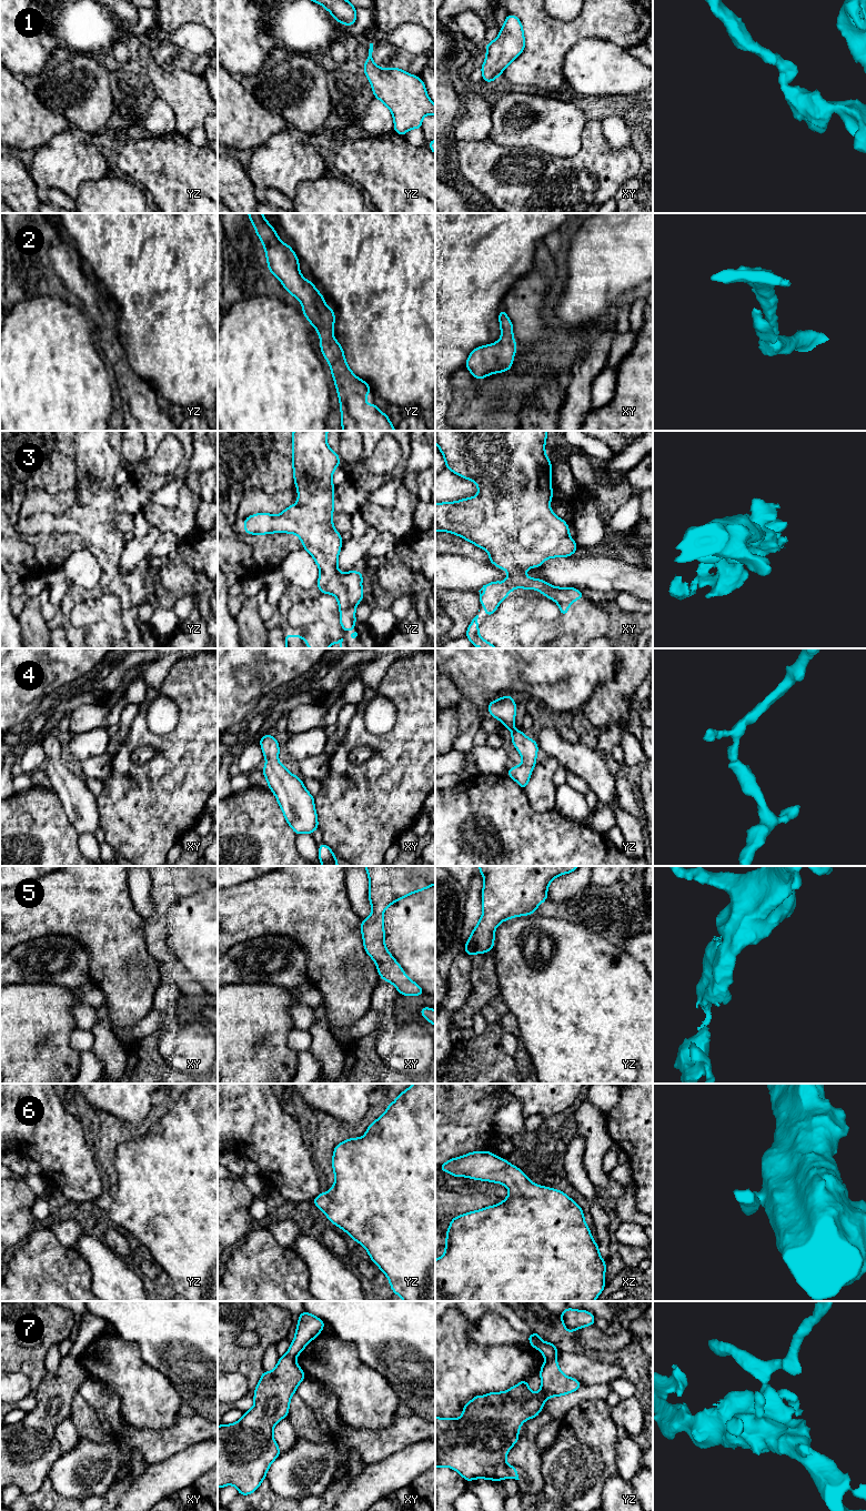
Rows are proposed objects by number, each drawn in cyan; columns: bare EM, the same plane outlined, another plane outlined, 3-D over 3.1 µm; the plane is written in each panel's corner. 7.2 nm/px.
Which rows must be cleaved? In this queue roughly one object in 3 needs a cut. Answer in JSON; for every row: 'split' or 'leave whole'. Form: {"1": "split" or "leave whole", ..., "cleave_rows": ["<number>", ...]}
{"1": "leave whole", "2": "leave whole", "3": "leave whole", "4": "leave whole", "5": "leave whole", "6": "leave whole", "7": "split", "cleave_rows": ["7"]}

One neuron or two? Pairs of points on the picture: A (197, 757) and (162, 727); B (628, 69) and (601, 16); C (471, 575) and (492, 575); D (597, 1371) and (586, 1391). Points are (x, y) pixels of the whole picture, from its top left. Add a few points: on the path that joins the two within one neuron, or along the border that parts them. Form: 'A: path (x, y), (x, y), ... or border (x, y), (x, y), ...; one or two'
A: border (179, 708), (169, 733), (148, 728); two
B: border (591, 38), (603, 38), (625, 49); two
C: path (476, 575), (486, 575); one
D: border (608, 1382), (582, 1386); two

